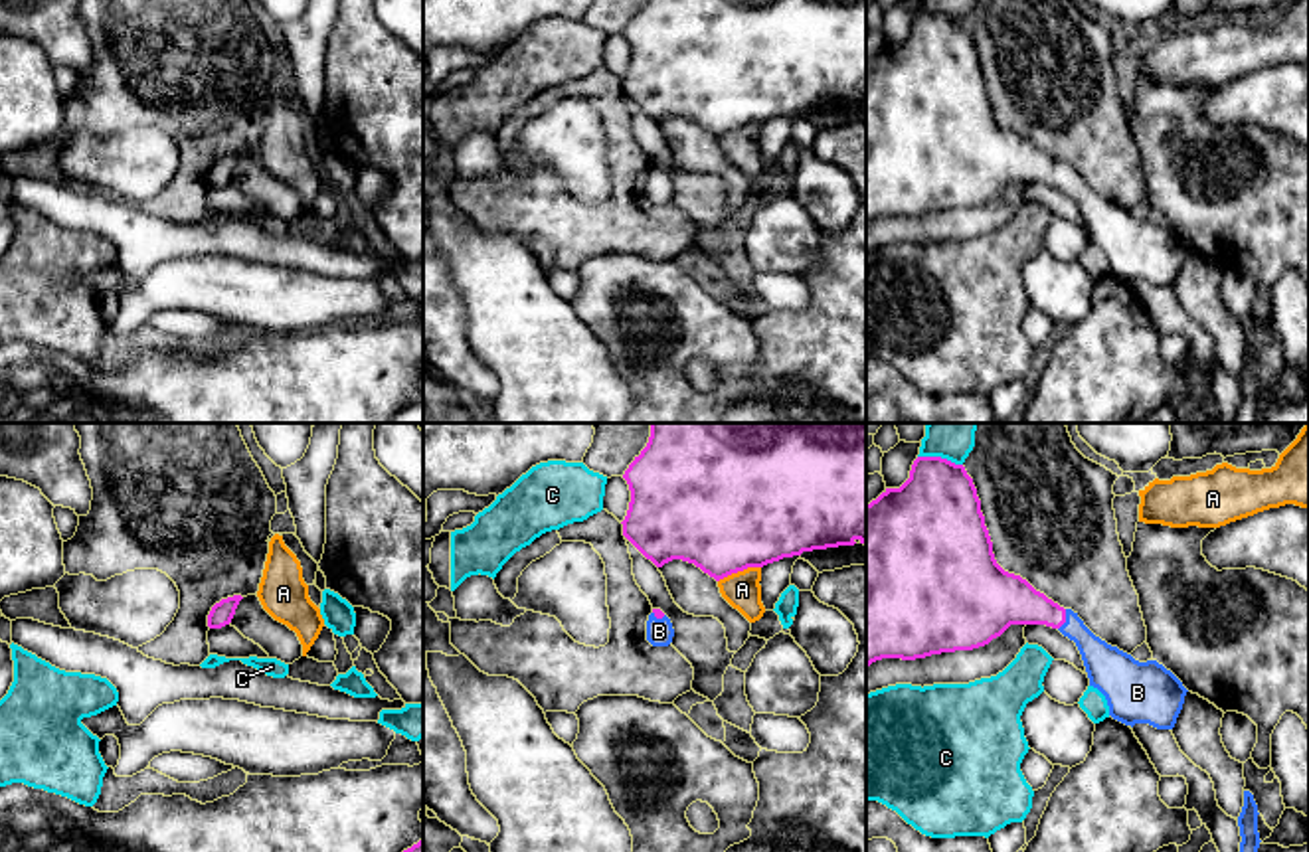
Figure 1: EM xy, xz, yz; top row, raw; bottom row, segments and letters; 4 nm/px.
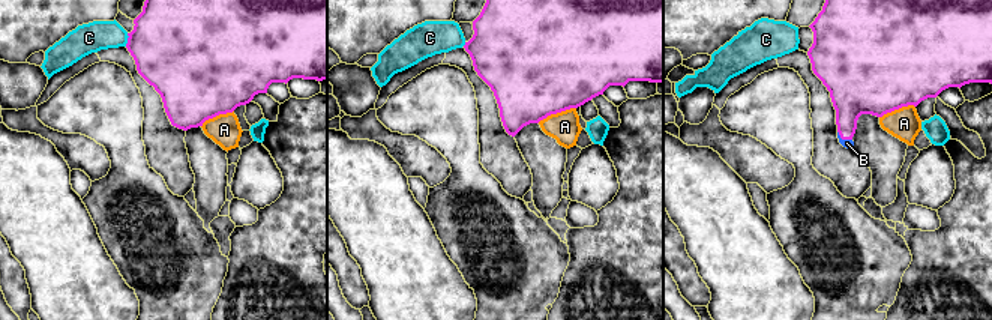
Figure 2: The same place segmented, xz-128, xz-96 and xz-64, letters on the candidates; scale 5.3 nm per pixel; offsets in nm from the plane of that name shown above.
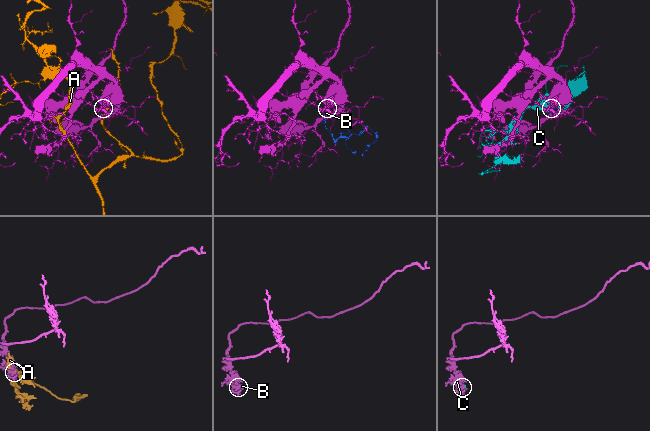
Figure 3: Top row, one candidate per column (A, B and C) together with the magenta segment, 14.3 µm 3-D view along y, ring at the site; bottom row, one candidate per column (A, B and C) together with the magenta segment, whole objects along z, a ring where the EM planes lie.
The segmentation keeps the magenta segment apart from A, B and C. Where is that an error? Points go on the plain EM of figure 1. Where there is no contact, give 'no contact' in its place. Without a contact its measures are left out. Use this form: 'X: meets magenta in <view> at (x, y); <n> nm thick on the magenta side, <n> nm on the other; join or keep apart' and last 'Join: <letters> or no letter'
A: meets magenta in xz at (738, 127); 500 nm thick on the magenta side, 150 nm on the other; keep apart
B: meets magenta in yz at (1064, 176); 220 nm thick on the magenta side, 170 nm on the other; join
C: meets magenta in yz at (940, 14); 380 nm thick on the magenta side, 80 nm on the other; keep apart
Join: B

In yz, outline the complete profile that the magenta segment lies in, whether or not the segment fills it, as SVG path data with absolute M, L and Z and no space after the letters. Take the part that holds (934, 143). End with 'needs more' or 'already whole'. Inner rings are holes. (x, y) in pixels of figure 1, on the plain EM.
M917 14L910 36L900 45L886 45L866 61L866 225L882 215L916 217L973 208L1001 194L1010 182L1046 182L1074 198L1090 243L1105 253L1113 277L1131 285L1135 281L1149 281L1157 287L1175 285L1188 249L1182 239L1157 217L1139 219L1107 202L1084 182L1078 170L1060 164L1020 132L1004 128L995 117L981 57L965 24L941 14Z | needs more

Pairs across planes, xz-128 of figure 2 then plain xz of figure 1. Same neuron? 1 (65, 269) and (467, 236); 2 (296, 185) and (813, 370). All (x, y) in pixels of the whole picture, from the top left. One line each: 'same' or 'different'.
1: same
2: same

